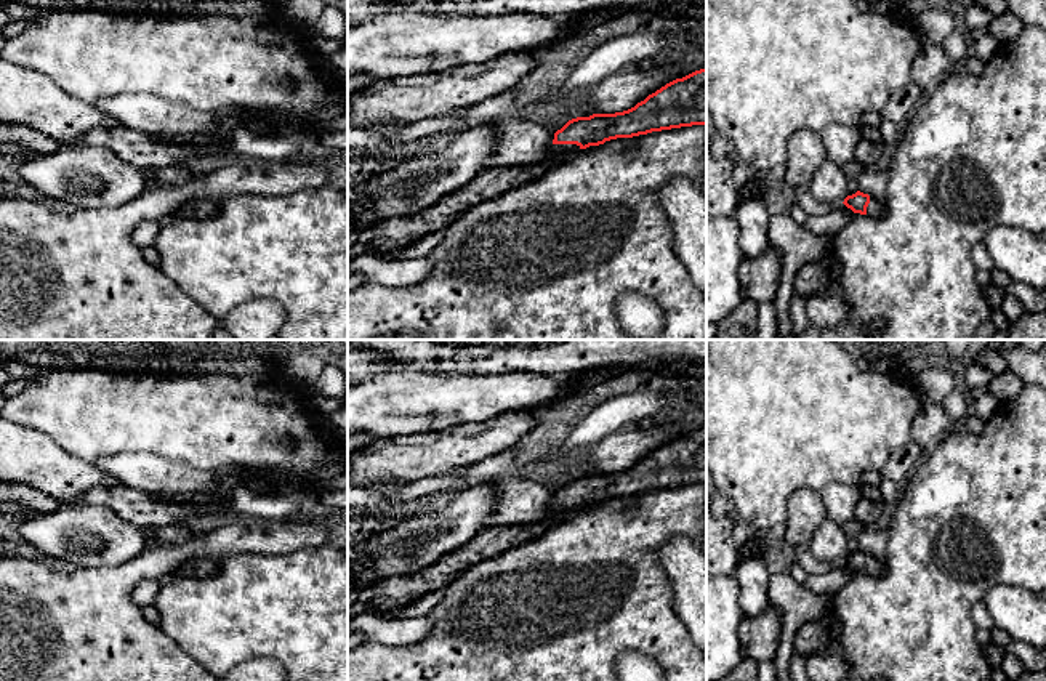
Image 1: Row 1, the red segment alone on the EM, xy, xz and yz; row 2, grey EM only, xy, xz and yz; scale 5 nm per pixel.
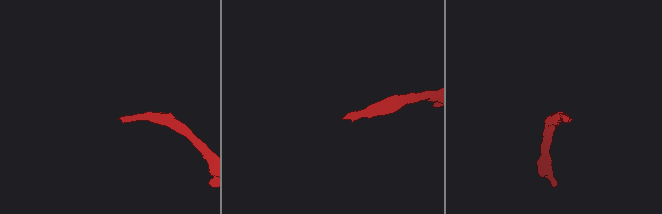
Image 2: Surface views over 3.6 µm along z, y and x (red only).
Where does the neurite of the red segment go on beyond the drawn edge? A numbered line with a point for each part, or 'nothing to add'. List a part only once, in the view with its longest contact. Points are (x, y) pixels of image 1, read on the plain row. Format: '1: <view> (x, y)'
1: xz (398, 592)

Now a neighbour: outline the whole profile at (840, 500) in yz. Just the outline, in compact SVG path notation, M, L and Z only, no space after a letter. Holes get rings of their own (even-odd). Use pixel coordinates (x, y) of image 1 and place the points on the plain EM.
M830 482L820 490L830 521L844 524L855 516L855 505L862 498L860 486Z

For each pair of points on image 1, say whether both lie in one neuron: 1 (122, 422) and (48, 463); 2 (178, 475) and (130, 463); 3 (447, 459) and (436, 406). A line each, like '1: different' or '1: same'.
1: different
2: same
3: different

